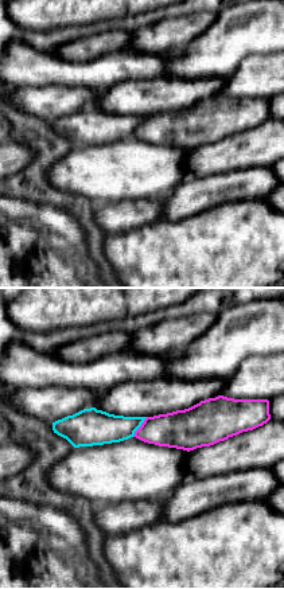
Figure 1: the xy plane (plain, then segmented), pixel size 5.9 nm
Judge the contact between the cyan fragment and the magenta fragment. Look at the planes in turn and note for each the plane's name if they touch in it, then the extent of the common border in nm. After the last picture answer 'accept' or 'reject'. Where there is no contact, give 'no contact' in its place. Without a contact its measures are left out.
meets cyan in xy; contact 150 nm long

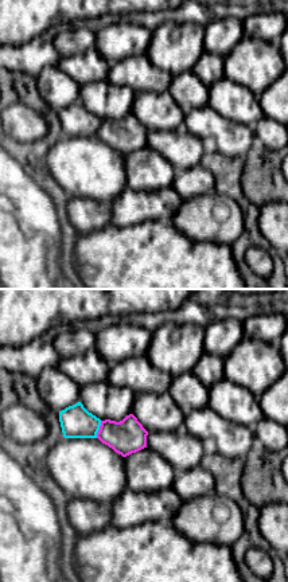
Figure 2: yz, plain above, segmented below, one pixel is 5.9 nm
meets cyan in yz; contact 110 nm long

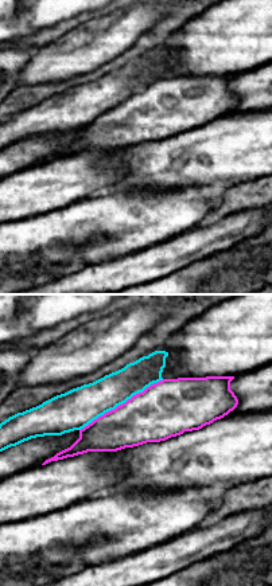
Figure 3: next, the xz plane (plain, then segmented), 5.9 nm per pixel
meets cyan in xz; contact 600 nm long

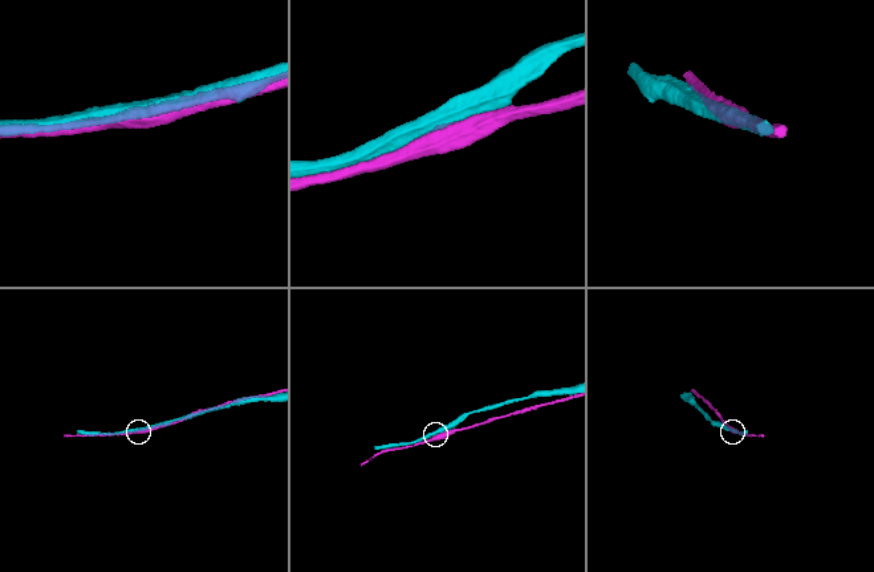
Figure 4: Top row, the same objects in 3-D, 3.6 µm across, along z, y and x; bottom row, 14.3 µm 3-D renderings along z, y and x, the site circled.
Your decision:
reject

